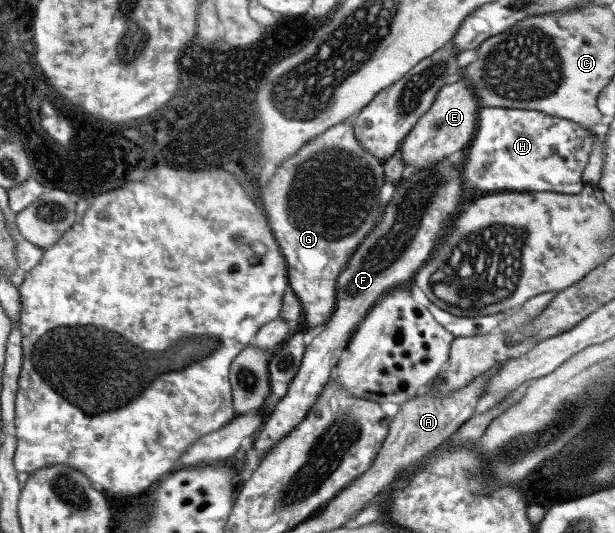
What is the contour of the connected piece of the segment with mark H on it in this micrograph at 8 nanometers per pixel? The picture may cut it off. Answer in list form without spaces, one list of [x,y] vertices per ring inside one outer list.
[[[479,107],[474,134],[464,152],[463,184],[469,191],[552,192],[575,195],[583,190],[581,173],[587,165],[591,144],[595,139],[593,127],[581,127],[574,121],[553,117],[539,110]]]

